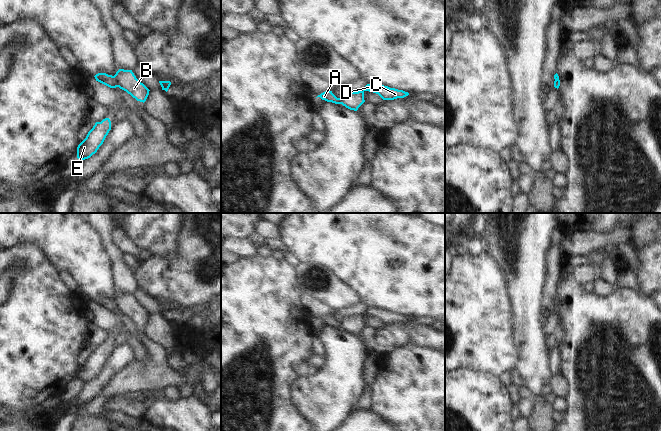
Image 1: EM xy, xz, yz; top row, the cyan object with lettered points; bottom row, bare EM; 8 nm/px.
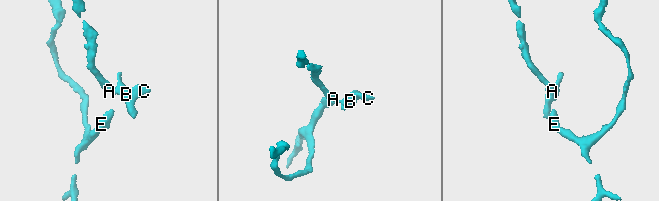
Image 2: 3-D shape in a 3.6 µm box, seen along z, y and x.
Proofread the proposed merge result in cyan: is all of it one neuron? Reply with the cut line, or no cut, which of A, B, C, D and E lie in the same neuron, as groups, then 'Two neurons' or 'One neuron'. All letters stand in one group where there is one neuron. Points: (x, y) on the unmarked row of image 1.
Split along xy (113, 300), (118, 310). Groups: A E / B C D. Two neurons.

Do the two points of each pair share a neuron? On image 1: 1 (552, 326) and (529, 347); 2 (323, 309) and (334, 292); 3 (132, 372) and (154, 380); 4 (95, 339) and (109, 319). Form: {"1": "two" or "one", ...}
{"1": "two", "2": "two", "3": "one", "4": "two"}

